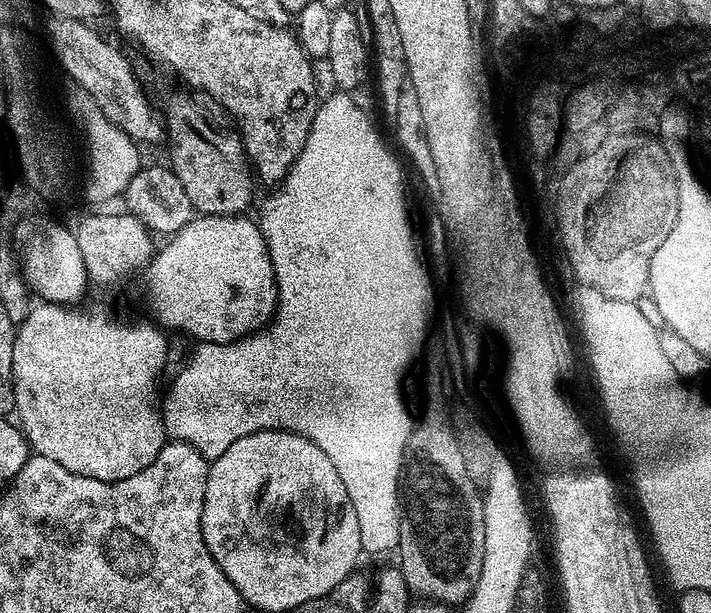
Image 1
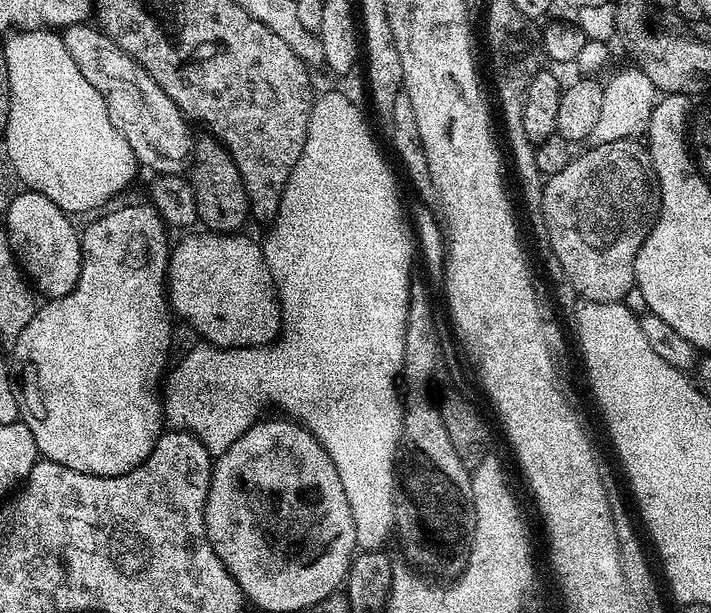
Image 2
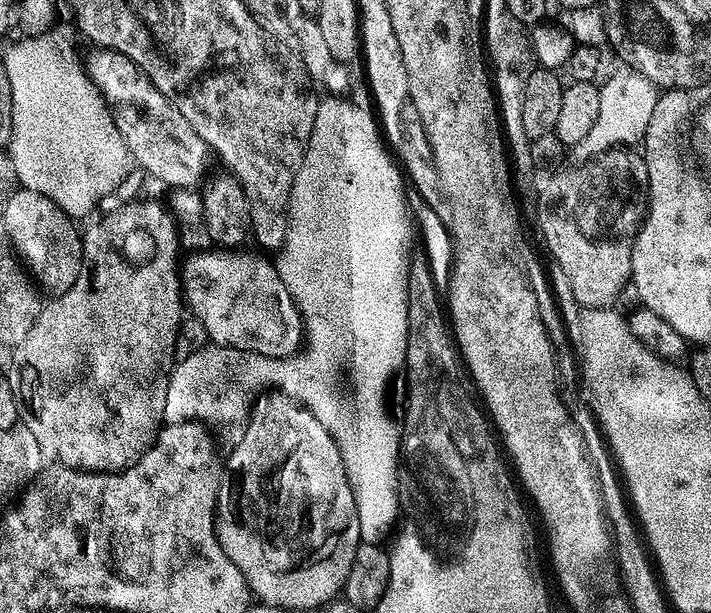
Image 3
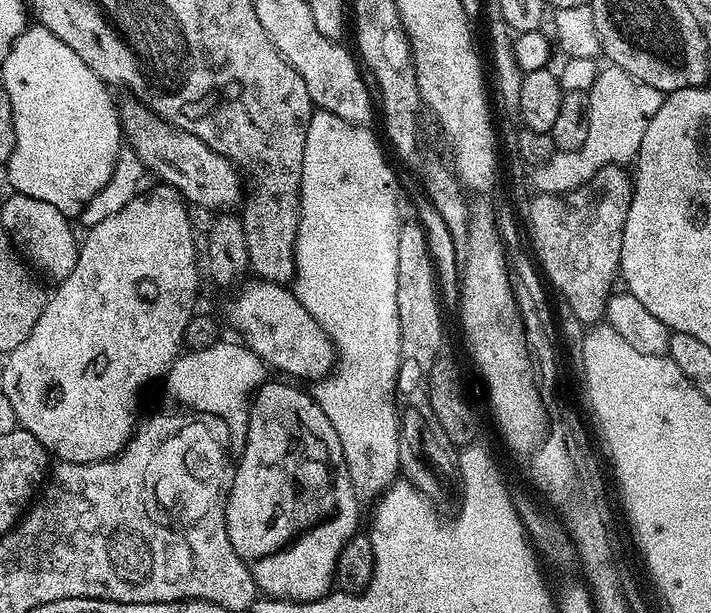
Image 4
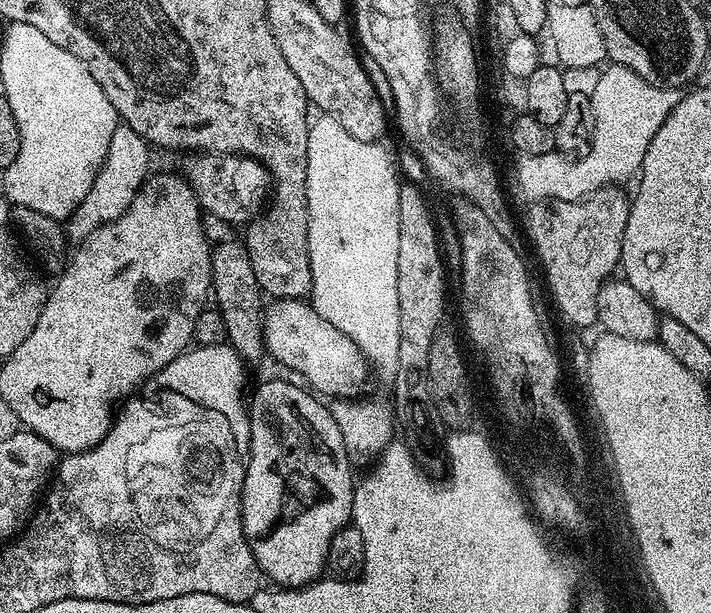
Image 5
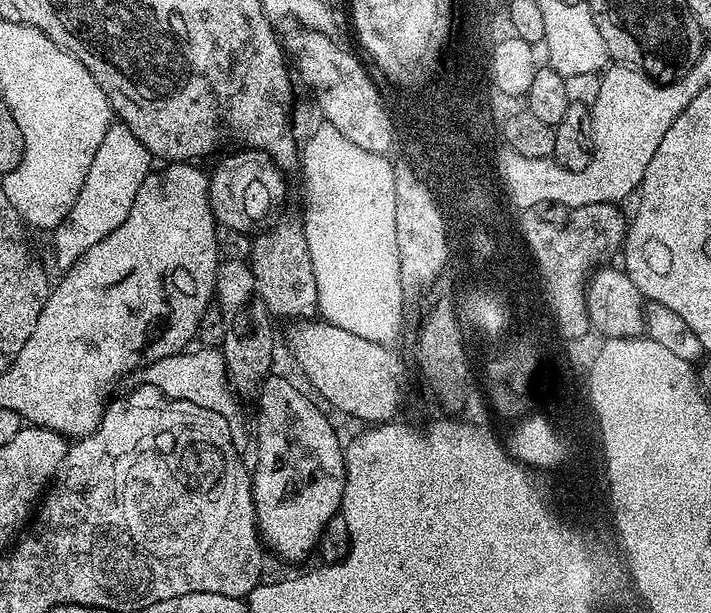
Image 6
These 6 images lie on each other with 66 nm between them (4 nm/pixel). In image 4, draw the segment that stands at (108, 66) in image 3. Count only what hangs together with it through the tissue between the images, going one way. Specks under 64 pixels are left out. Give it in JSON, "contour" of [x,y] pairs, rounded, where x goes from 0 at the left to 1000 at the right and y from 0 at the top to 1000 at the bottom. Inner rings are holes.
{"contour":[[[180,160],[176,170],[166,176],[169,207],[173,220],[183,233],[184,246],[194,251],[204,276],[214,281],[229,299],[248,307],[259,320],[266,334],[277,339],[297,339],[300,343],[326,343],[332,331],[339,331],[338,287],[331,268],[312,251],[295,245],[290,232],[273,225],[273,219],[257,215],[242,202],[225,194],[219,184],[211,181],[201,166]]]}

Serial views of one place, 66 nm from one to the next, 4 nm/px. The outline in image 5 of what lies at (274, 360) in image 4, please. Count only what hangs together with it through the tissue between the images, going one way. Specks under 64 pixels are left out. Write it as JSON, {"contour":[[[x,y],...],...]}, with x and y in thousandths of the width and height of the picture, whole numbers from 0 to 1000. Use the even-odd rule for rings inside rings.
{"contour":[[[383,489],[370,504],[371,564],[378,582],[401,594],[411,607],[422,607],[421,618],[440,641],[451,648],[495,649],[520,613],[520,595],[506,568],[475,532],[464,532],[437,494],[428,489]]]}

